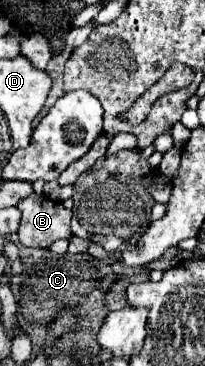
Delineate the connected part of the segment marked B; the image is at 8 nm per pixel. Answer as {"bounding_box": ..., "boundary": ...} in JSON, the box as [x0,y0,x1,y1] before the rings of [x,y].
{"bounding_box":[18,194,72,248],"boundary":[[[32,194],[18,202],[22,212],[18,240],[22,246],[48,248],[58,238],[72,236],[70,218],[72,212],[62,206],[62,202],[54,202],[44,194]]]}

